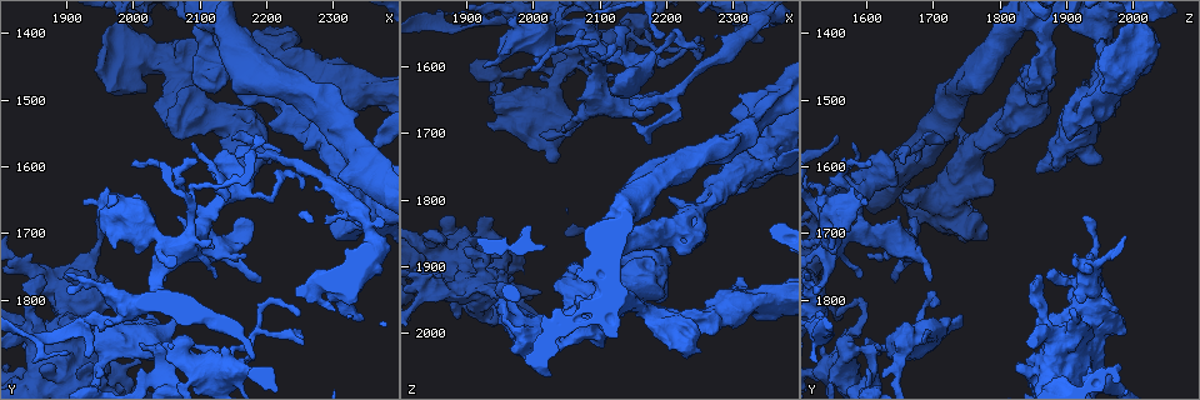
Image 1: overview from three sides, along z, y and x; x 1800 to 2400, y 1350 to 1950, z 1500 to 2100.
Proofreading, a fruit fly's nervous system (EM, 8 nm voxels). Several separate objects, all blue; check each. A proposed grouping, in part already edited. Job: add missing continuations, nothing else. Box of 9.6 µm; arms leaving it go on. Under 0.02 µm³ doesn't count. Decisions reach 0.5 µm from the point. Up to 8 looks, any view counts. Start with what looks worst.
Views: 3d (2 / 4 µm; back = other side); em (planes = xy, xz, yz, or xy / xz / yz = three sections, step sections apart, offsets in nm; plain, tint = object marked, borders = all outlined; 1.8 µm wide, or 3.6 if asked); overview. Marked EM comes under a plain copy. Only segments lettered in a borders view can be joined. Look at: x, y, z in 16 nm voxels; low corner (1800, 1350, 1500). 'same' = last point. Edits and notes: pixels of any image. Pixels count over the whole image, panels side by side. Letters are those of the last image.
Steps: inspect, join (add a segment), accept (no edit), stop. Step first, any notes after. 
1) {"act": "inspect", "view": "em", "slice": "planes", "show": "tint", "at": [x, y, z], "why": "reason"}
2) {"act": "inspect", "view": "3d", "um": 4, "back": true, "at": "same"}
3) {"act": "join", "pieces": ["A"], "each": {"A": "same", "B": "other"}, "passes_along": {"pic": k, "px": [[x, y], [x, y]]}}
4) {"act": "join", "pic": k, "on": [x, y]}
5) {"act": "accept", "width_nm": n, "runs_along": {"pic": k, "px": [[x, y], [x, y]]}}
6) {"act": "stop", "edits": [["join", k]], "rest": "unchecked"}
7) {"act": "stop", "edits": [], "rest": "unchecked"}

{"act": "inspect", "view": "3d", "um": 2, "at": [2350, 1830, 1555], "why": "an open end"}

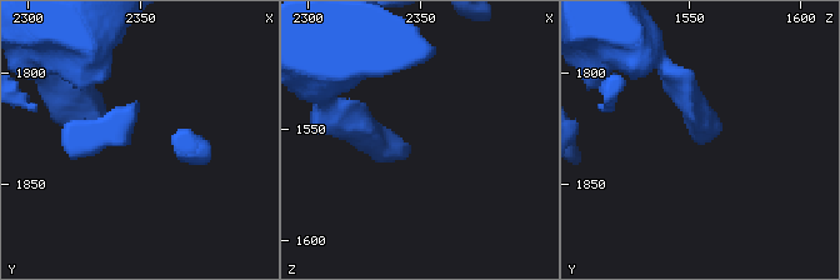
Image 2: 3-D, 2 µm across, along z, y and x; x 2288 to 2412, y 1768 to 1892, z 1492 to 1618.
{"act": "inspect", "view": "em", "slice": "planes", "show": "borders", "at": [2343, 1829, 1556], "why": "now the EM"}

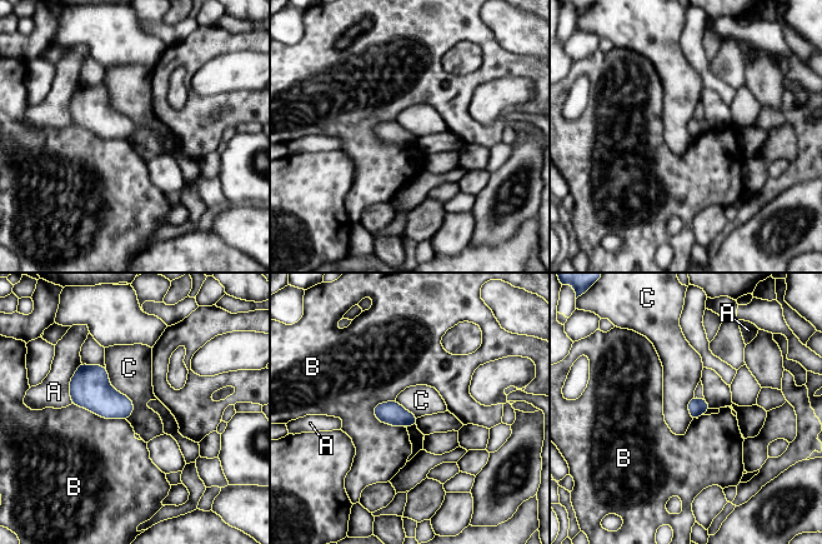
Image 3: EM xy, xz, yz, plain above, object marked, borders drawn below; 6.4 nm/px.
{"act": "accept", "each": {"A": "other", "B": "other", "C": "other"}, "border": {"pic": 3, "px": [[105, 369], [133, 404], [126, 419]]}, "found": "none of them fits"}

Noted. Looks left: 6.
{"act": "inspect", "view": "3d", "um": 2, "at": [1845, 1755, 1935], "why": "arms part here"}

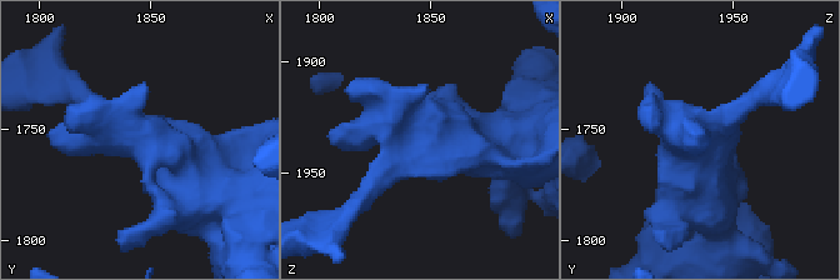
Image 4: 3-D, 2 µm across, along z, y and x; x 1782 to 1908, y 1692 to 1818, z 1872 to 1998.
{"act": "inspect", "view": "em", "slice": "planes", "show": "borders", "at": [1841, 1752, 1937]}

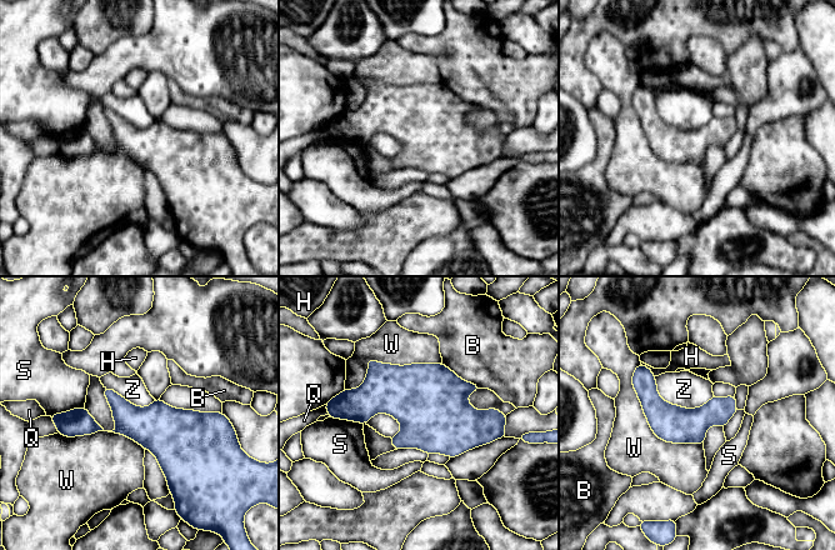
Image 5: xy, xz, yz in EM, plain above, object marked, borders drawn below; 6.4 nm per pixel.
{"act": "accept", "width_nm": 240, "each": {"B": "other", "H": "other", "Q": "other", "S": "other", "W": "other", "Z": "other"}, "runs_along": {"pic": 5, "px": [[641, 369], [670, 416], [733, 409]]}, "found": "none of them fits"}

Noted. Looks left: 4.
{"act": "inspect", "view": "em", "slice": "planes", "show": "borders", "at": [2235, 1480, 1875], "why": "an open end"}

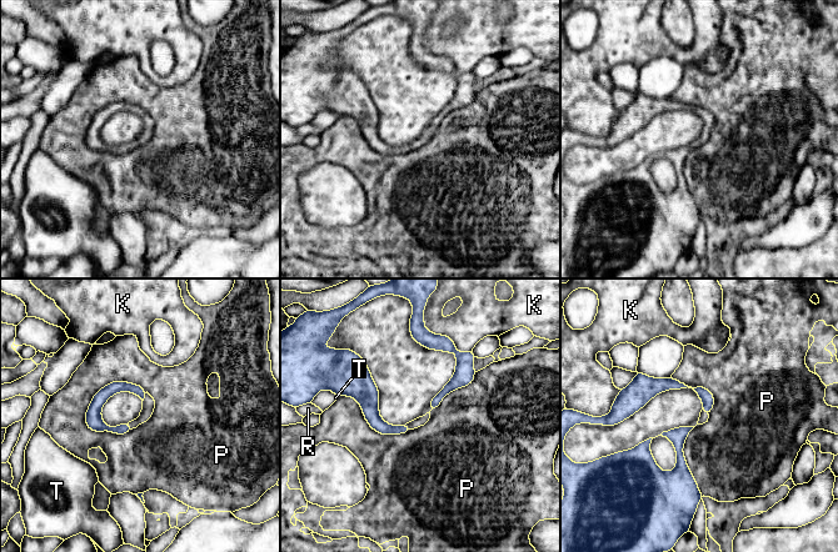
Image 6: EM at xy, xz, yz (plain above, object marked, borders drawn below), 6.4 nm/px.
{"act": "accept", "longest_contact_nm": ["P", 440], "each": {"K": "other", "P": "other", "R": "other", "T": "other"}, "found": "no lettered segment goes on from it"}

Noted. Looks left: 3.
{"act": "inspect", "view": "em", "um": 3.6, "slice": "planes", "show": "borders", "at": [2345, 1635, 1700], "why": "calibre changes"}

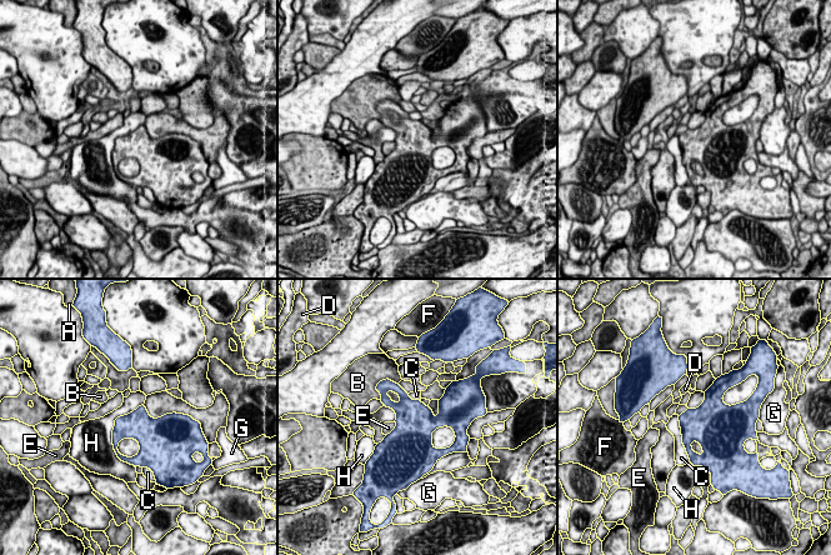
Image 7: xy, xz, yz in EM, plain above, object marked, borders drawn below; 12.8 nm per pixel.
{"act": "accept", "width_nm": 380, "each": {"A": "other", "B": "other", "C": "other", "D": "other", "E": "other", "F": "other", "G": "other", "H": "other"}, "border": {"pic": 7, "px": [[143, 404], [115, 420], [118, 458]]}, "found": "no lettered segment goes on from it"}

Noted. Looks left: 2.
{"act": "stop", "edits": [], "rest": "unchecked"}

